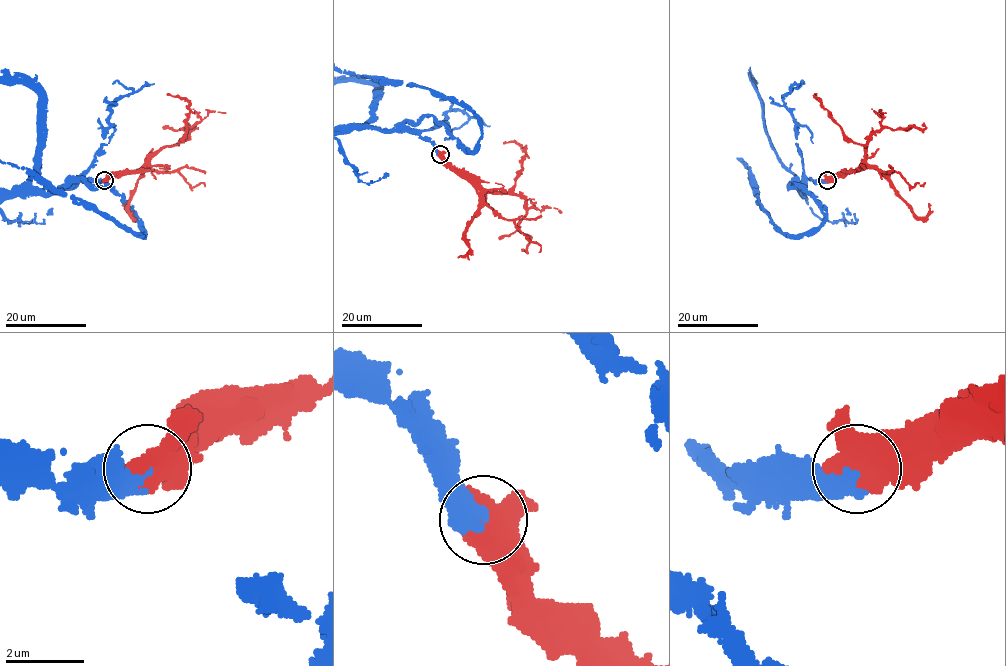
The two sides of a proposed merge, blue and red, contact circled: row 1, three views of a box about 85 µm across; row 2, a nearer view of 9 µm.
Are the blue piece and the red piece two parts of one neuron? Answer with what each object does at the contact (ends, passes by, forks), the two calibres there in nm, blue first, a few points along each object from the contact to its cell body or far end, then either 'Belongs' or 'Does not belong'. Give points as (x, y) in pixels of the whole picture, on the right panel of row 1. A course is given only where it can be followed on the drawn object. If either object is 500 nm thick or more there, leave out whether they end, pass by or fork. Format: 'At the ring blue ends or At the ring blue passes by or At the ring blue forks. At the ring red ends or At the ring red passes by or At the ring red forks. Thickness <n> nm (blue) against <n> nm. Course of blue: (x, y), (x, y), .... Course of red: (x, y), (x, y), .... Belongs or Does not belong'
Thickness 550 nm (blue) against 650 nm. Course of red: (826, 180), (858, 167), (872, 135), (884, 127), (926, 126), (922, 124). Belongs

